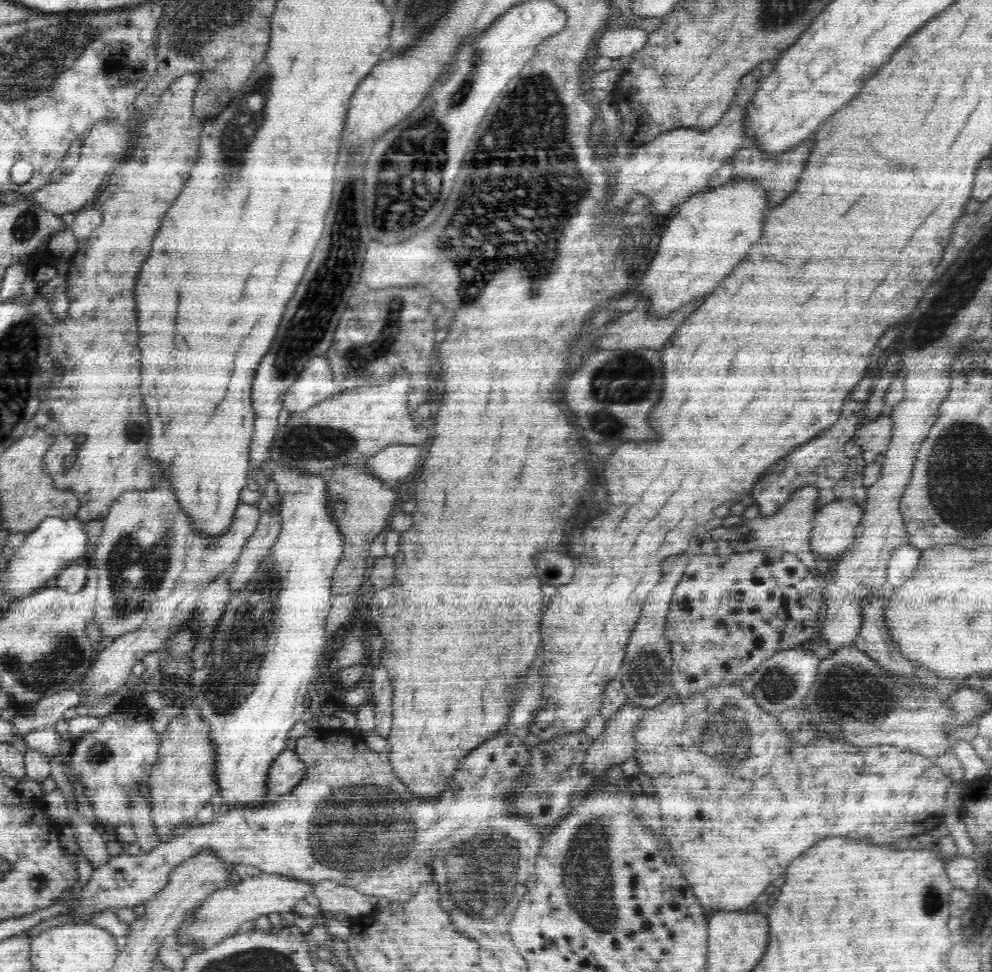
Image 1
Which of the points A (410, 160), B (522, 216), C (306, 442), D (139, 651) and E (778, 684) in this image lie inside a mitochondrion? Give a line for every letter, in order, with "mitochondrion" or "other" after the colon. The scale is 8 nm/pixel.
A: mitochondrion
B: mitochondrion
C: mitochondrion
D: other
E: mitochondrion

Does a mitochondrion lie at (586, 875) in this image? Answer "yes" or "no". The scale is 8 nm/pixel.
yes

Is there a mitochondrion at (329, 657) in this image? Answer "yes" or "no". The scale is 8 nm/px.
no

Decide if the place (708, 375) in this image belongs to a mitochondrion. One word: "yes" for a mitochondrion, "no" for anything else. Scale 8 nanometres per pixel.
no

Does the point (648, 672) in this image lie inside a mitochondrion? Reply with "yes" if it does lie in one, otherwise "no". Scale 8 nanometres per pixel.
yes

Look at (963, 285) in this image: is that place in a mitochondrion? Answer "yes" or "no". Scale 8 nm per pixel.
yes

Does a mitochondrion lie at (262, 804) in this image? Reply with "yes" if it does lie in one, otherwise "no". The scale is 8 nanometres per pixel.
no

